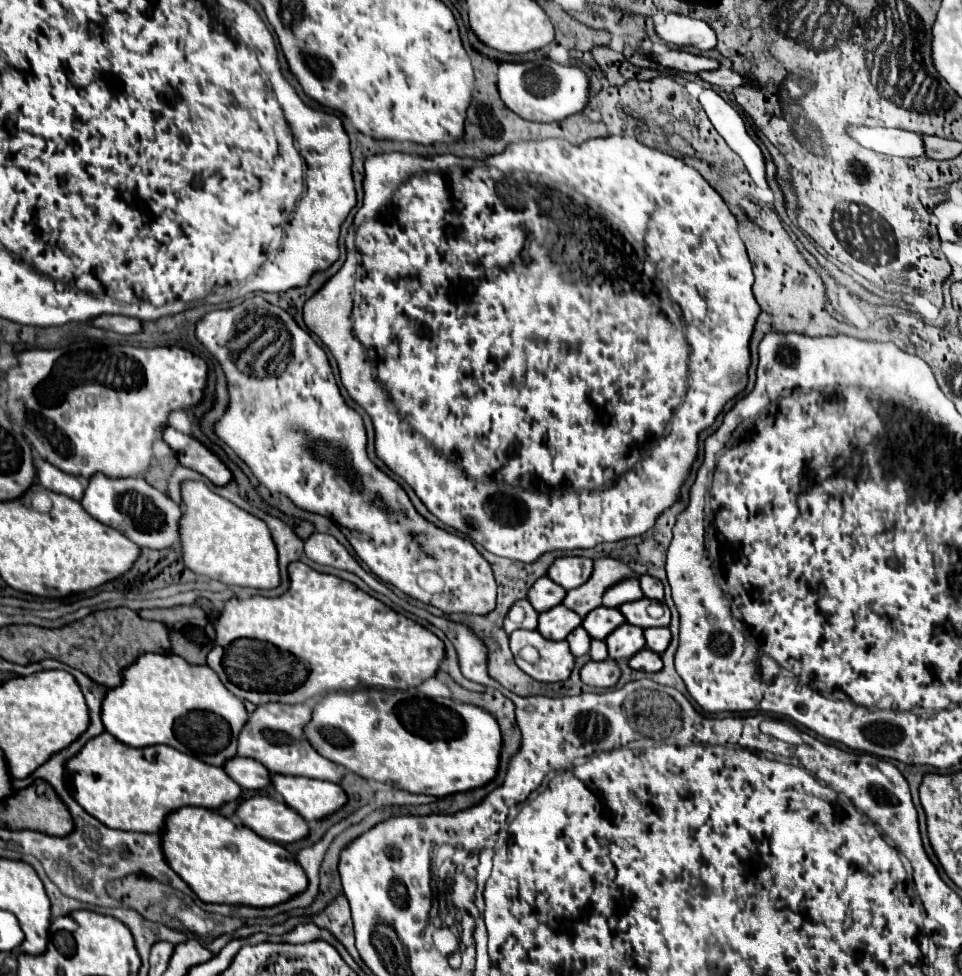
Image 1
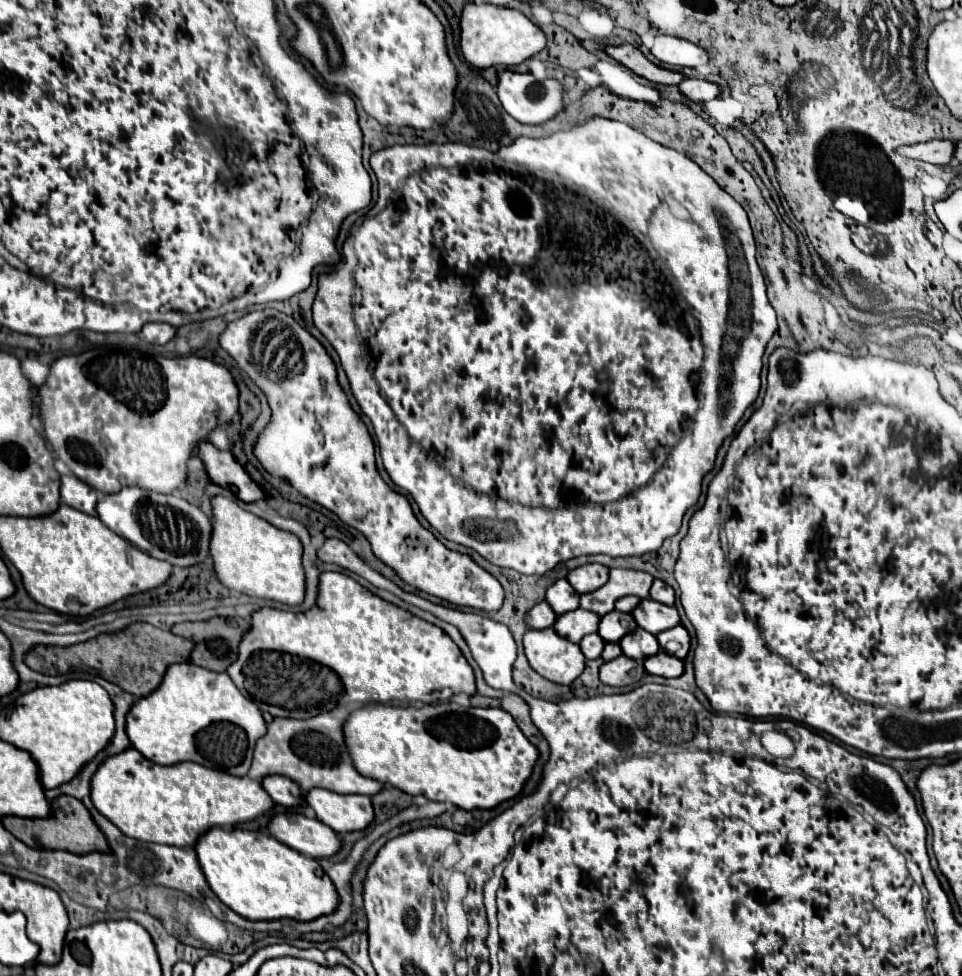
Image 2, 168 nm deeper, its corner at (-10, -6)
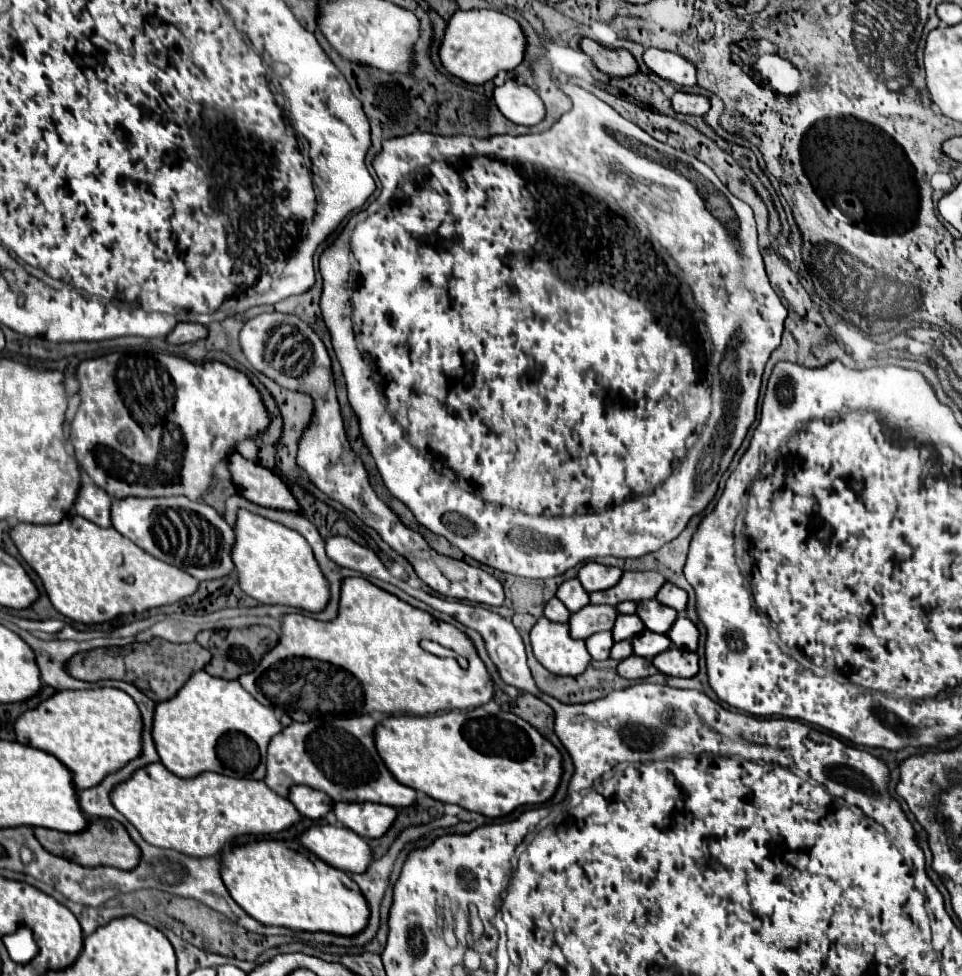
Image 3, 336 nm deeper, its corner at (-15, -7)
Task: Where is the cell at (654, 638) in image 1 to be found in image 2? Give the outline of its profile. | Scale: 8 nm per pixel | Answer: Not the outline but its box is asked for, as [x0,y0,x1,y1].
[658,624,690,658]

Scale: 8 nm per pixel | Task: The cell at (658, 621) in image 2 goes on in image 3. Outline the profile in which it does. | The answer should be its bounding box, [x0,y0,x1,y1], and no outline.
[637,599,677,633]

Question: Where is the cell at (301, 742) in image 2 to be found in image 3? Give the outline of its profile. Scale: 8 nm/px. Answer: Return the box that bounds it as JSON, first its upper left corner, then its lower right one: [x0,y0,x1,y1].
[265,715,417,807]

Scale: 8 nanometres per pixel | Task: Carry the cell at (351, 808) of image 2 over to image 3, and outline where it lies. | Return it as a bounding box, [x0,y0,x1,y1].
[335,803,397,837]

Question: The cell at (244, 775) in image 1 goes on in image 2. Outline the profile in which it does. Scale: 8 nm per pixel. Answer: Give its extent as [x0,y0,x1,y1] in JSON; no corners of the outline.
[262,776,304,808]

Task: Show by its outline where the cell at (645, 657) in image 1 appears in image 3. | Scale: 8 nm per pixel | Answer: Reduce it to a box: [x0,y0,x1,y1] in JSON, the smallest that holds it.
[653,647,699,677]

